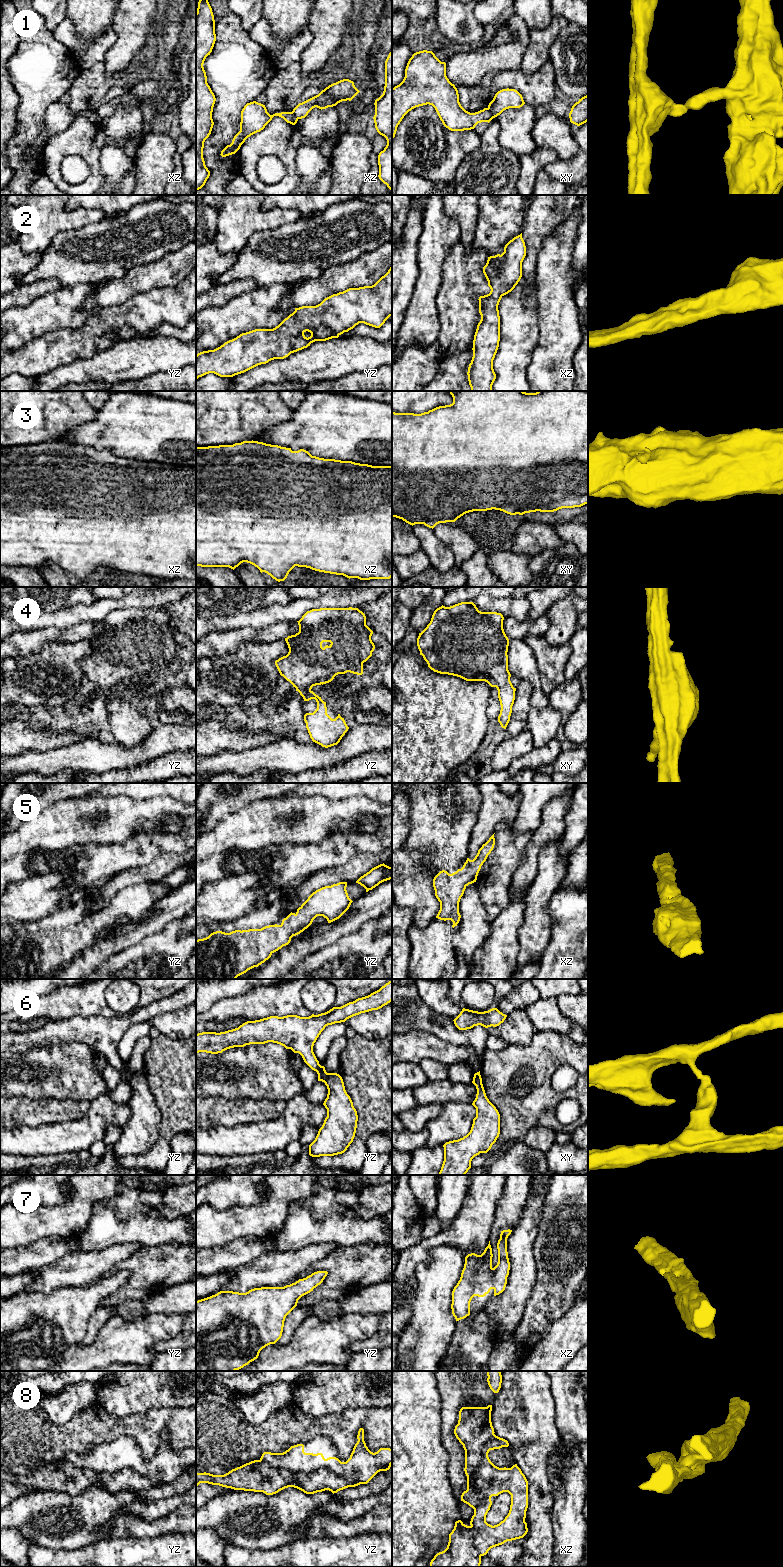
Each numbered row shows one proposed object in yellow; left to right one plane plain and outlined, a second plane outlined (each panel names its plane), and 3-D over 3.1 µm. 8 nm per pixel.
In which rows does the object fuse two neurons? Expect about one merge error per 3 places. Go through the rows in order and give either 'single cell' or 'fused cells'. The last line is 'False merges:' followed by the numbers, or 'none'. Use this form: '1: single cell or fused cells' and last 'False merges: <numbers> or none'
1: fused cells
2: single cell
3: single cell
4: single cell
5: single cell
6: fused cells
7: single cell
8: fused cells
False merges: 1, 6, 8

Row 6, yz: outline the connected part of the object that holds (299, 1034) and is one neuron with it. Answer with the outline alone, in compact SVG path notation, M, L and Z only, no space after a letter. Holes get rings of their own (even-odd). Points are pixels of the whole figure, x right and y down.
M392 980L368 996L358 998L341 1007L333 1007L325 1013L309 1017L287 1015L270 1016L247 1021L238 1028L225 1032L202 1032L196 1034L196 1053L222 1053L250 1044L273 1042L299 1053L304 1062L318 1074L318 1081L324 1082L327 1072L319 1064L313 1046L326 1026L345 1022L361 1013L378 1010L392 1001Z

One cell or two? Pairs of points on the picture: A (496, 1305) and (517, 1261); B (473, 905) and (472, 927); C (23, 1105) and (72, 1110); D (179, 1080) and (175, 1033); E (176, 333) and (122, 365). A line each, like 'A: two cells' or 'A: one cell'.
A: one cell
B: one cell
C: one cell
D: two cells
E: two cells

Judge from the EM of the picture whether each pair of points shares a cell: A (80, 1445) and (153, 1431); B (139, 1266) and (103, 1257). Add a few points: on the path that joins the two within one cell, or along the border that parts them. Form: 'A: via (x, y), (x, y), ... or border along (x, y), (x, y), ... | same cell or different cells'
A: via (98, 1428), (135, 1428) | same cell
B: border along (140, 1248), (102, 1276) | different cells

